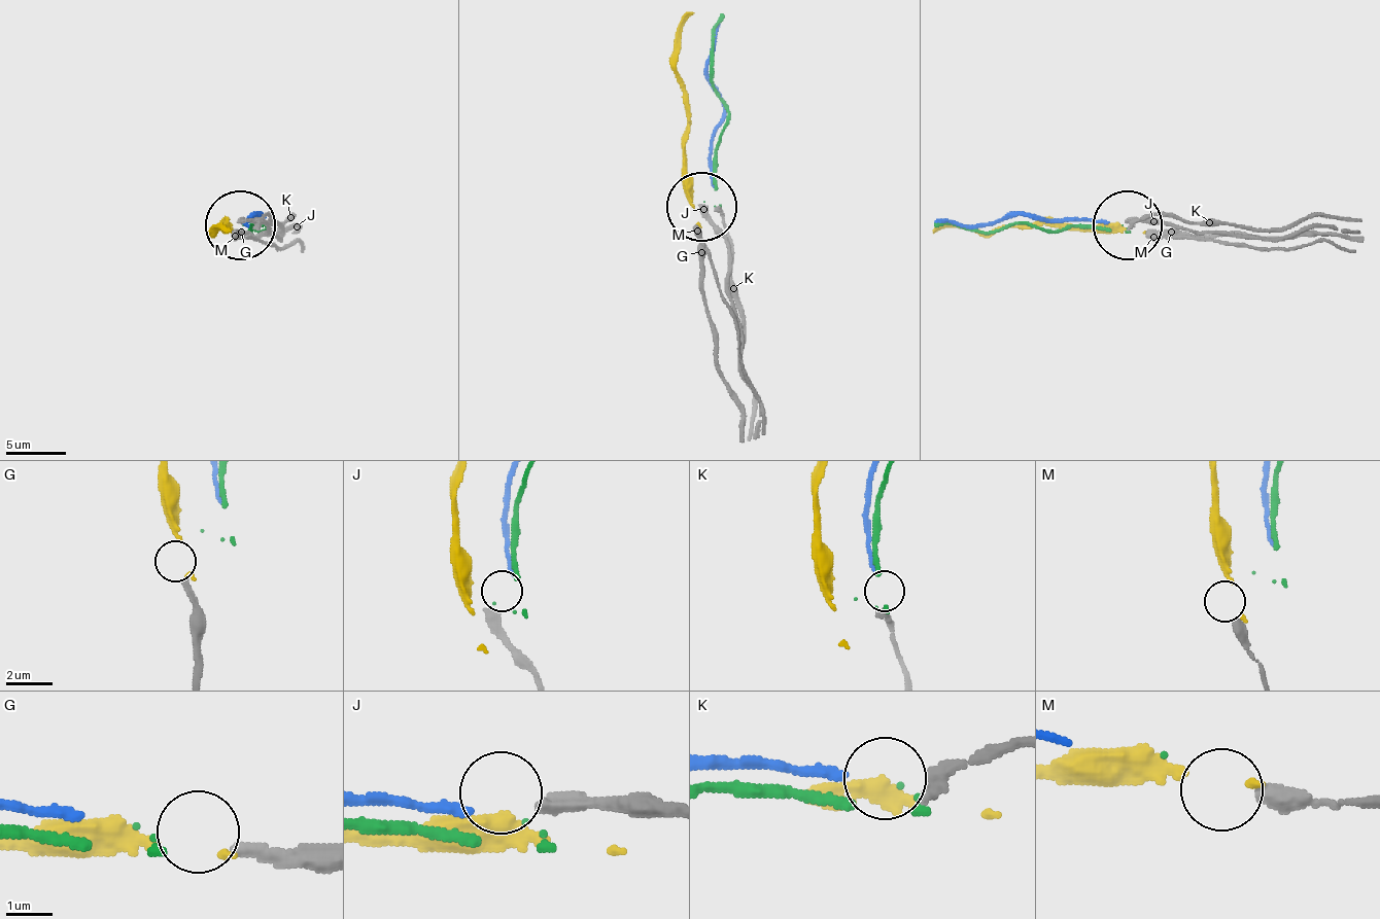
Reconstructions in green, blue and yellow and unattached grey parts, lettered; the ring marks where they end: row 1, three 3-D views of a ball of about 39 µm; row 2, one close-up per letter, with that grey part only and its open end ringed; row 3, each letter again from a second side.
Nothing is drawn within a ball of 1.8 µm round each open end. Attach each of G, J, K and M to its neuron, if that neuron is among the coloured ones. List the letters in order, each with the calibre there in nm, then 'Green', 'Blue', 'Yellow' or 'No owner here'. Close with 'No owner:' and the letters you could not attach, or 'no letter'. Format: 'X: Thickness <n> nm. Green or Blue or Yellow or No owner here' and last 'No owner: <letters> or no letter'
G: Thickness 220 nm. No owner here
J: Thickness 400 nm. No owner here
K: Thickness 280 nm. Blue
M: Thickness 440 nm. No owner here
No owner: G, J, M

